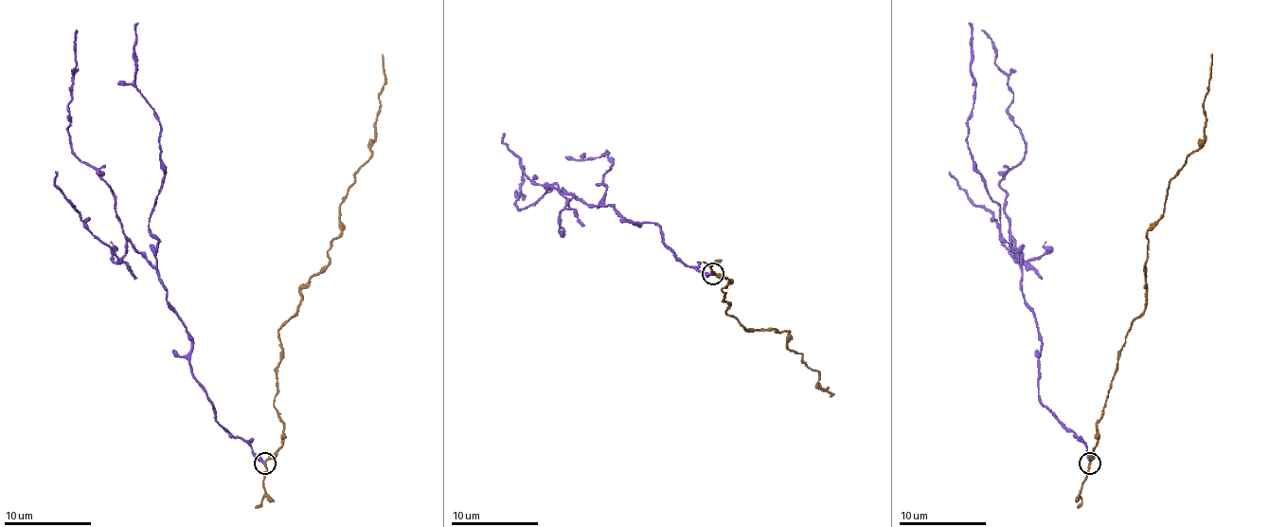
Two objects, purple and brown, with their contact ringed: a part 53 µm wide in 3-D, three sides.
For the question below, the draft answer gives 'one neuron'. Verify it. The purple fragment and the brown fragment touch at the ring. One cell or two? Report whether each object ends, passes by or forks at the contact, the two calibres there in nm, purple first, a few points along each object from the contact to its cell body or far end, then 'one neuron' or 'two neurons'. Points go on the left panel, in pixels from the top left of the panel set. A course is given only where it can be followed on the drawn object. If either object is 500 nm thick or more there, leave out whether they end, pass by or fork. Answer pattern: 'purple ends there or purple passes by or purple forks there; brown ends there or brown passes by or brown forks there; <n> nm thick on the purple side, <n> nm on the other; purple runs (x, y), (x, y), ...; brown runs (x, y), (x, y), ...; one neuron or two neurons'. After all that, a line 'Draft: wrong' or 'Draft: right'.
purple ends there; brown passes by; 320 nm thick on the purple side, 180 nm on the other; purple runs (264, 463), (216, 420), (157, 270), (125, 235), (108, 183), (71, 146), (78, 30); brown runs (264, 463), (284, 428), (273, 405), (279, 329), (330, 261), (340, 202), (370, 156), (382, 54); two neurons
Draft: wrong

